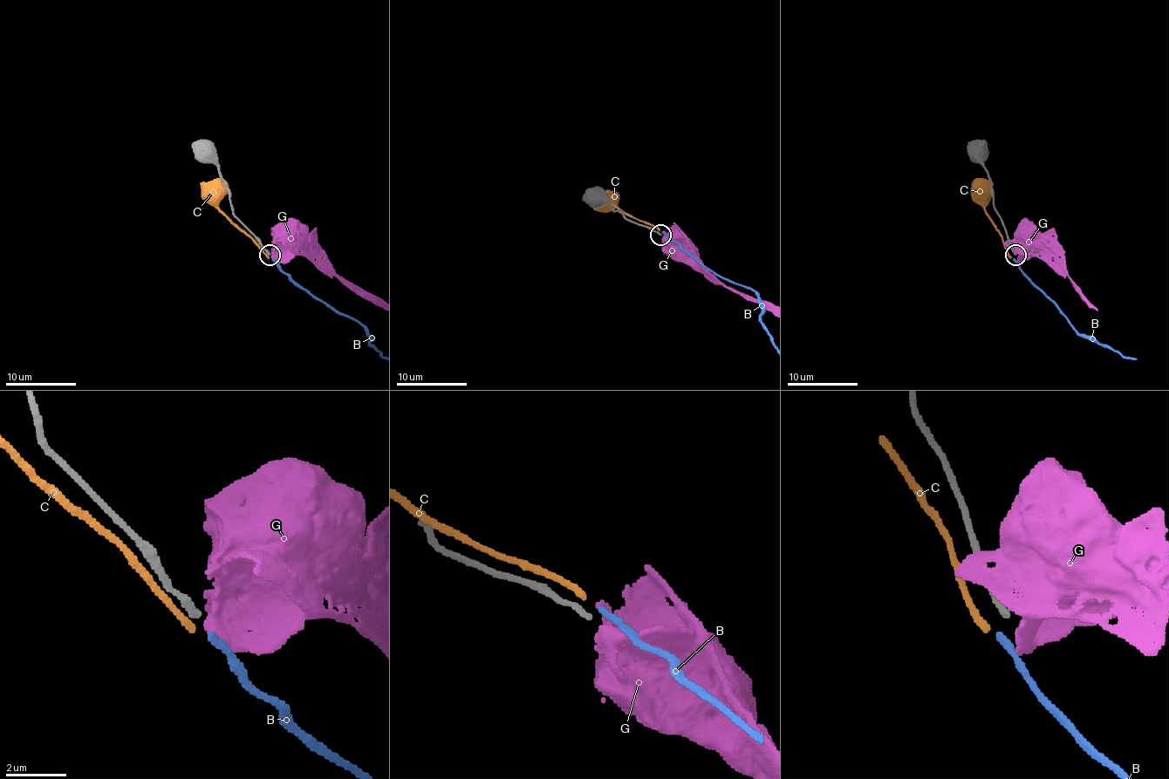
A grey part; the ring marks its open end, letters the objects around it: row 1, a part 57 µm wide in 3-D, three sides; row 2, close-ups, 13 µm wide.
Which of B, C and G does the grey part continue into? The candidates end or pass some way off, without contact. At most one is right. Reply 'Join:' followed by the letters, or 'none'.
Join: none

